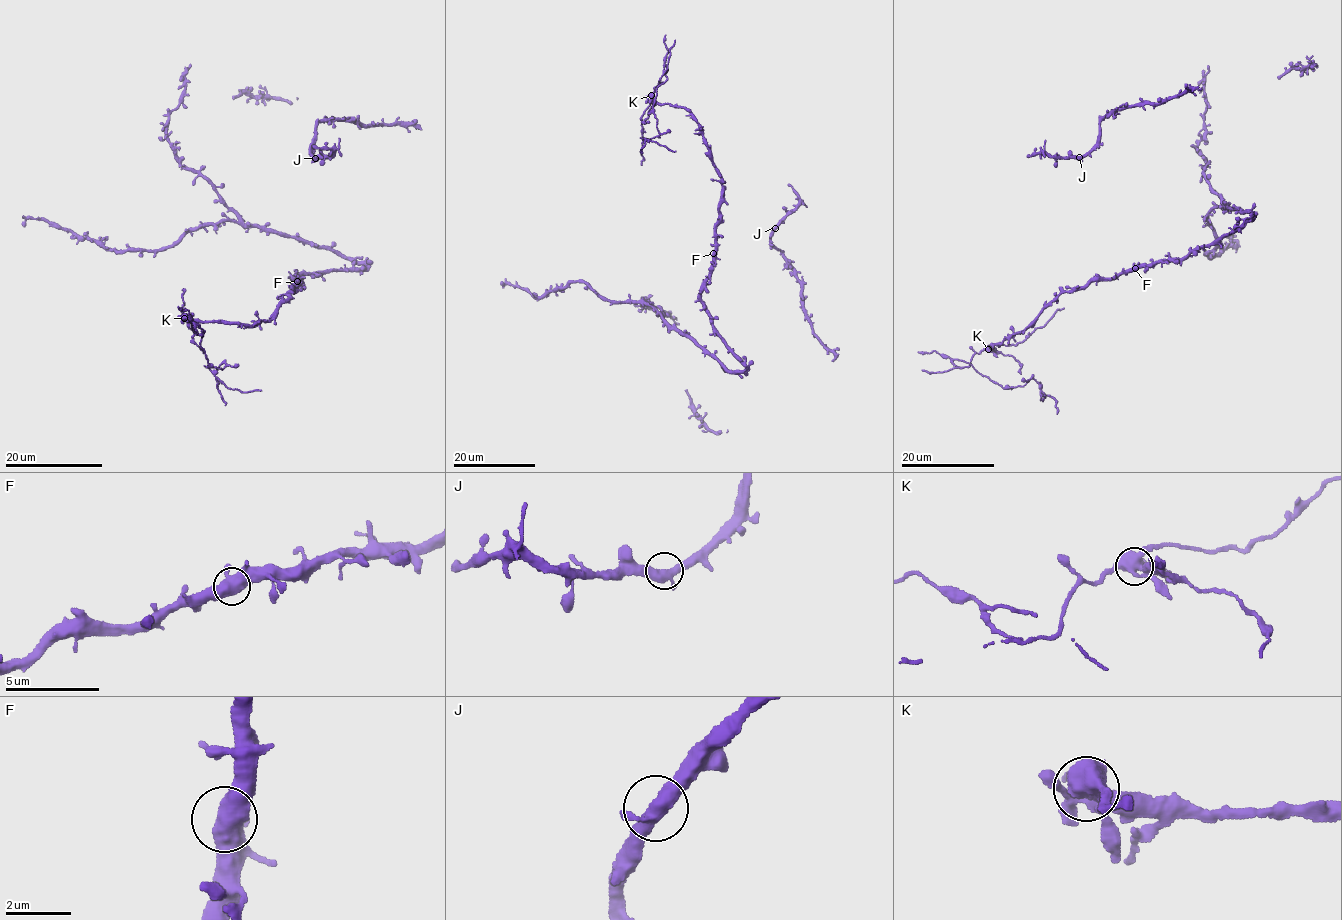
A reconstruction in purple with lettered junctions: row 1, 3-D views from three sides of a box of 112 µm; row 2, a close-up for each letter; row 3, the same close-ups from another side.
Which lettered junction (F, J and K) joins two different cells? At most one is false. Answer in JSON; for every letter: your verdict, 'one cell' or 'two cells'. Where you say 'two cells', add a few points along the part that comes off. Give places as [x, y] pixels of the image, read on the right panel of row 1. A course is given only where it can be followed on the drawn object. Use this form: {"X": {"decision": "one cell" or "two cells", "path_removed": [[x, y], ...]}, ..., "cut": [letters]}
{"F": {"decision": "one cell"}, "J": {"decision": "one cell"}, "K": {"decision": "two cells", "path_removed": [[988, 349], [973, 355], [966, 367], [952, 362], [968, 362], [1003, 387], [1033, 379], [1043, 400], [1043, 396]]}, "cut": ["K"]}

